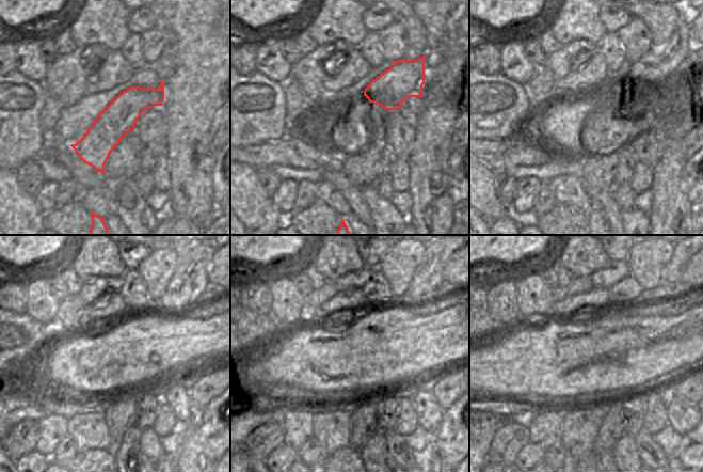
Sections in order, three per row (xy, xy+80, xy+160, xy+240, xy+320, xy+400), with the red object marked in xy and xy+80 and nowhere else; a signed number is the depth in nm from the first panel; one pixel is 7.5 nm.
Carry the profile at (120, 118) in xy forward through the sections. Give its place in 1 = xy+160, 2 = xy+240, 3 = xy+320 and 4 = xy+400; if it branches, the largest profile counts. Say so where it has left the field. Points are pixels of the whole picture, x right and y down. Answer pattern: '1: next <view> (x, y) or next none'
1: next xy+160 (662, 61)
2: next xy+240 (186, 288)
3: next xy+320 (425, 285)
4: next xy+400 (674, 268)

